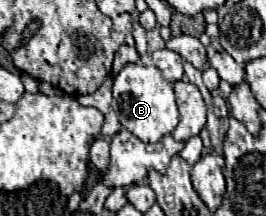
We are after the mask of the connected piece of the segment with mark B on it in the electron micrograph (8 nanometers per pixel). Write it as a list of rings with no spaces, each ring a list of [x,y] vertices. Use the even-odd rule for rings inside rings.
[[[144,63],[126,65],[118,73],[118,77],[114,77],[112,93],[114,93],[112,109],[116,111],[122,127],[126,127],[132,135],[146,143],[158,141],[160,137],[172,133],[174,127],[178,125],[178,107],[174,101],[172,83],[166,81],[160,69],[154,65],[150,67],[146,67]]]

